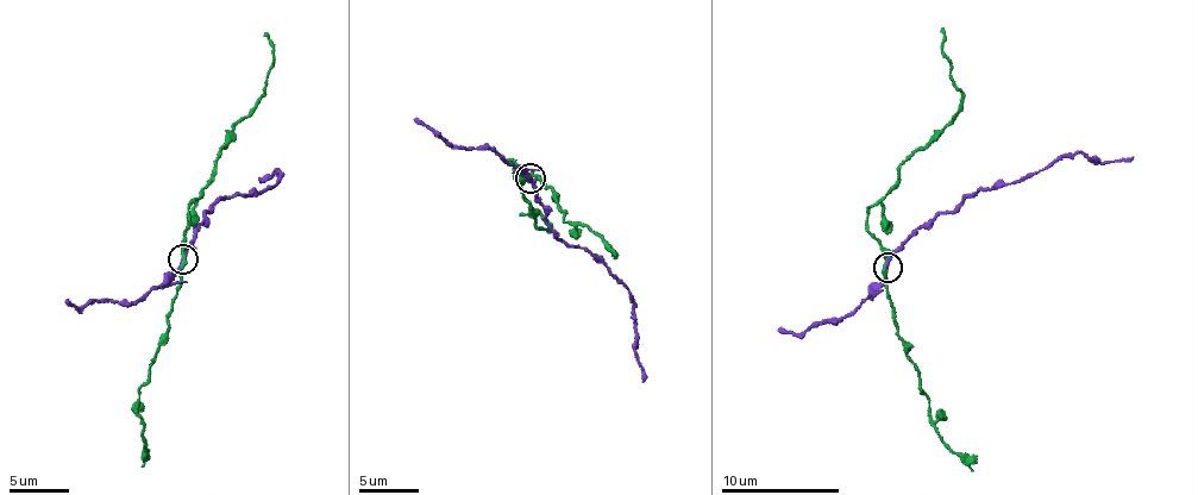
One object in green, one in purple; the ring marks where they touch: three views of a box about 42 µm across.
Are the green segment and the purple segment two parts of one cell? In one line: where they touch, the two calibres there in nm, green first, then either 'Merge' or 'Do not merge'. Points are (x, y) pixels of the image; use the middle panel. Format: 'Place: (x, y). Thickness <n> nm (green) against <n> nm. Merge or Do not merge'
Place: (529, 177). Thickness 280 nm (green) against 240 nm. Do not merge

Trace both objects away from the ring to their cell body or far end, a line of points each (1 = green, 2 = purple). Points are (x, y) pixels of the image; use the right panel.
1: (888, 264), (888, 250), (866, 229), (866, 217), (896, 182), (899, 164), (951, 124), (961, 99), (942, 27)
2: (888, 268), (890, 252), (982, 189), (1029, 177), (1078, 154), (1109, 163), (1133, 157)

